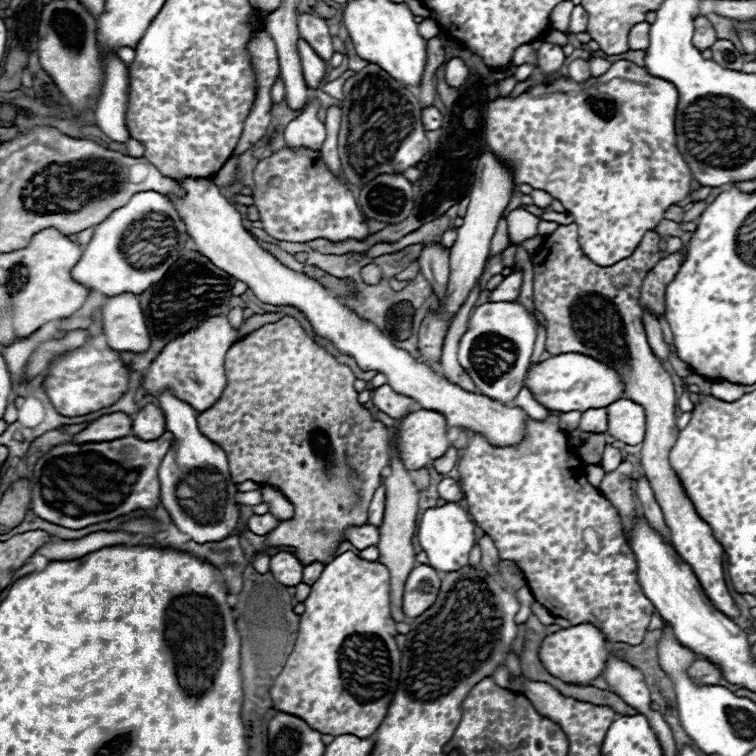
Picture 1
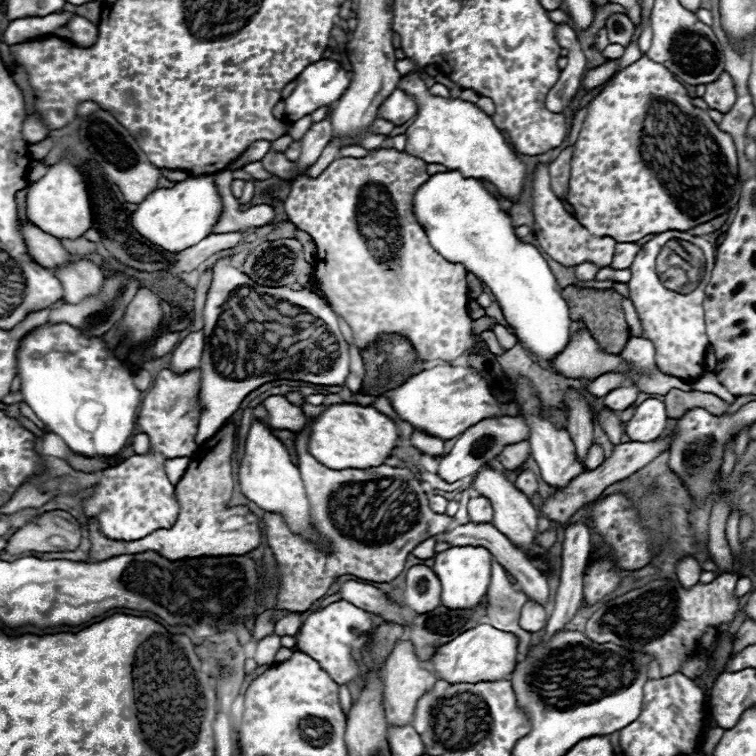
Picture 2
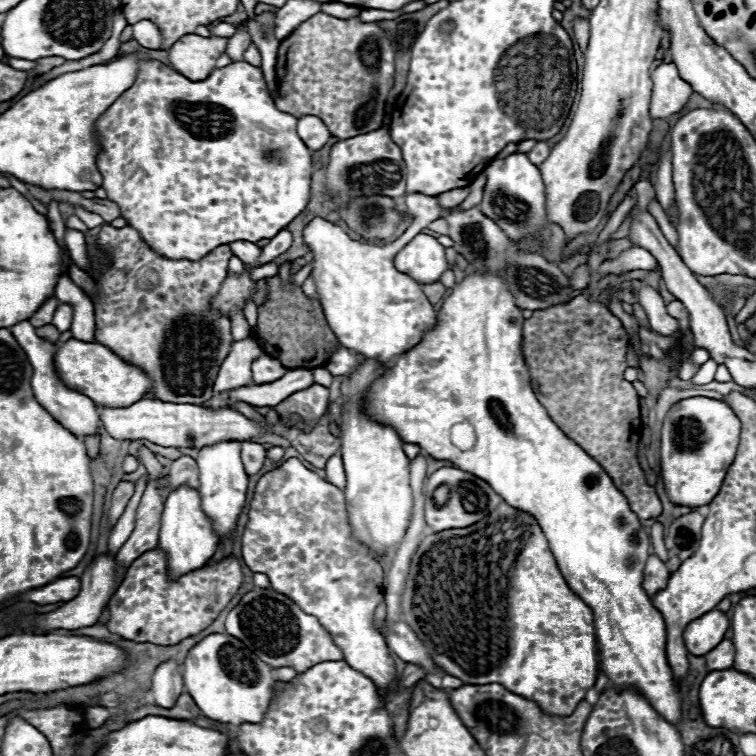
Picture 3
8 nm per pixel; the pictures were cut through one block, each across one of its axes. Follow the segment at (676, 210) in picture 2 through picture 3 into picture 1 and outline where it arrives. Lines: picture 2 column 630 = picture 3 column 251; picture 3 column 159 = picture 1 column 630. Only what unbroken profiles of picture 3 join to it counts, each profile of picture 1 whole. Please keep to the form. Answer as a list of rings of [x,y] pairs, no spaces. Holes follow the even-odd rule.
[[[618,60],[612,64],[612,68],[598,76],[598,78],[588,78],[586,82],[578,84],[572,78],[556,78],[552,82],[544,82],[538,86],[528,88],[516,98],[510,96],[498,96],[494,98],[484,114],[484,134],[486,134],[486,144],[490,152],[512,170],[512,180],[516,184],[530,184],[536,190],[544,190],[552,194],[552,198],[560,200],[566,208],[568,214],[574,216],[574,224],[578,226],[578,242],[582,252],[596,264],[600,266],[610,266],[616,264],[618,260],[630,256],[634,248],[640,244],[642,236],[646,230],[654,230],[658,222],[664,218],[664,210],[680,200],[684,200],[690,194],[690,182],[692,182],[692,172],[684,158],[680,156],[680,150],[676,148],[676,128],[674,128],[674,116],[676,116],[676,106],[678,106],[678,90],[674,84],[650,76],[644,68],[636,66],[634,62],[628,60]]]

